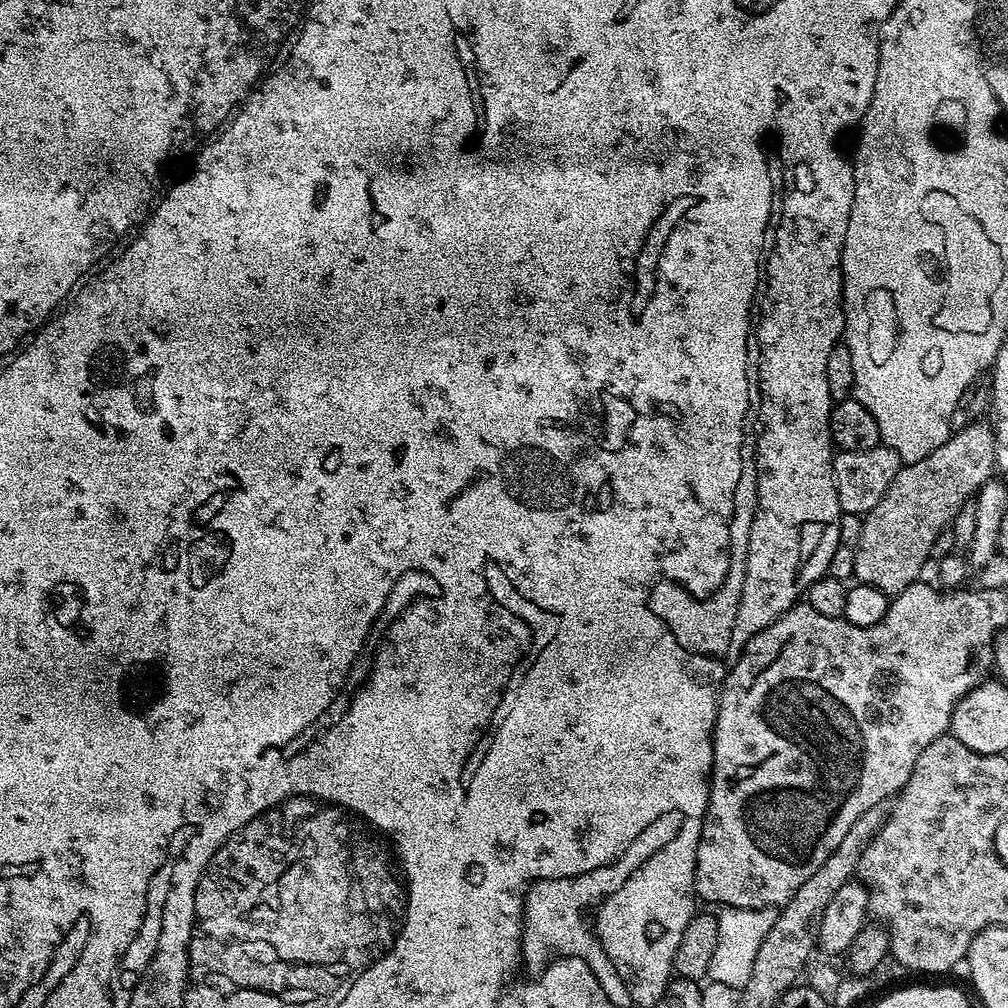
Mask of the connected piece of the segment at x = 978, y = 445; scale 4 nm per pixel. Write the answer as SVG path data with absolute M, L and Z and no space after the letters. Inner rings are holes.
M973 422L965 426L965 428L955 429L952 435L948 437L948 440L942 442L942 446L938 446L938 450L926 454L926 458L922 458L918 462L901 466L894 478L894 482L890 482L890 490L886 490L886 494L882 494L882 502L878 502L878 506L874 506L874 510L865 512L862 517L862 534L858 538L858 554L854 558L855 579L866 586L874 586L874 590L882 590L890 598L897 596L902 590L906 590L906 586L917 583L921 579L920 571L923 570L924 563L928 560L928 555L933 555L936 539L940 537L941 532L951 525L952 520L958 514L958 510L962 510L962 506L967 500L973 499L979 489L988 480L993 479L996 471L996 435L992 433L991 423L988 422Z

